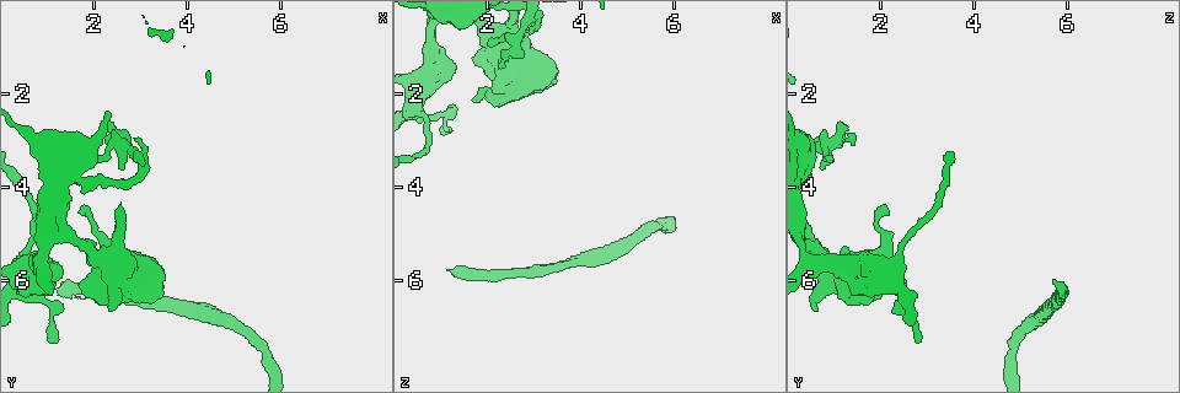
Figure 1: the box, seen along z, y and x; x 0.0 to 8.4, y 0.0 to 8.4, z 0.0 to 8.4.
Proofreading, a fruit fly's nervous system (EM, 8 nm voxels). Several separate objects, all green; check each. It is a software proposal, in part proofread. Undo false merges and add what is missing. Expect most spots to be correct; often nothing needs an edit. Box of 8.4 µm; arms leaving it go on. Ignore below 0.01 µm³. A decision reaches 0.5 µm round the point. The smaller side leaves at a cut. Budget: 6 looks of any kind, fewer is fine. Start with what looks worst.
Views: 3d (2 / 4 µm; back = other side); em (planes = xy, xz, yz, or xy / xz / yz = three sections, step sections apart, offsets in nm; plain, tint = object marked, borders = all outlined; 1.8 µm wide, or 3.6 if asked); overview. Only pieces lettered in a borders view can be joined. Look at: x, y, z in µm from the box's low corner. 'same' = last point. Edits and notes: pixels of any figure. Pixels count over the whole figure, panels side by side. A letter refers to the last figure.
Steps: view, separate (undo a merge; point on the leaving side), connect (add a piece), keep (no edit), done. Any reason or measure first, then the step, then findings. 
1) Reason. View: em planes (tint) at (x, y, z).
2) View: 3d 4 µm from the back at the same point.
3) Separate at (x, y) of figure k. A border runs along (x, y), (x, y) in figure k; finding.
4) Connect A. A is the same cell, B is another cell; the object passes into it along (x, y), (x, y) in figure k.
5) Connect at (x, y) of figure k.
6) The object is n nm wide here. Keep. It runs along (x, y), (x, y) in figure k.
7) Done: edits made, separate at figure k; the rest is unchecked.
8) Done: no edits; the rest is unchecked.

End of a long branch. View: em xy step 4 (borders) at (1.20, 6.20, 5.80).

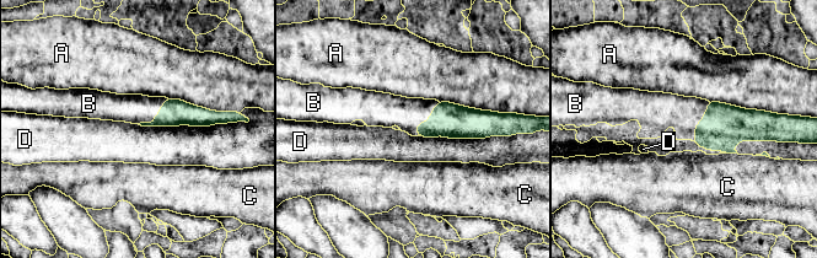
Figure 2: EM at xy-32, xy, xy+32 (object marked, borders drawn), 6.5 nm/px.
Connect B. B is the same cell, A, C and D are other cells; the object passes into it along (724, 125), (699, 123), (664, 111) in figure 2; the neuron continues.

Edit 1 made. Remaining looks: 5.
View: 3d 2 µm at (2.60, 3.10, 0.85).

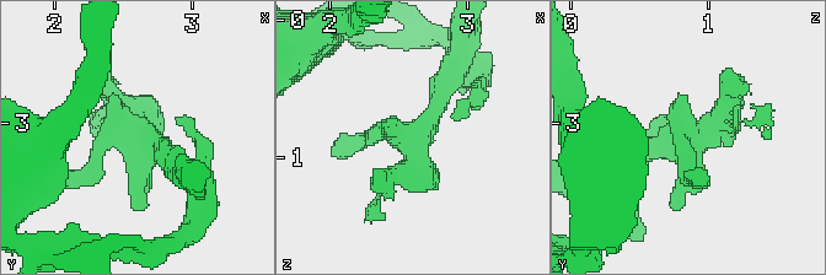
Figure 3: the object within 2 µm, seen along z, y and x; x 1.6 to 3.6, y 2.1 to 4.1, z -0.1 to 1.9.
View: em planes (tint) at (2.60, 3.08, 0.84).

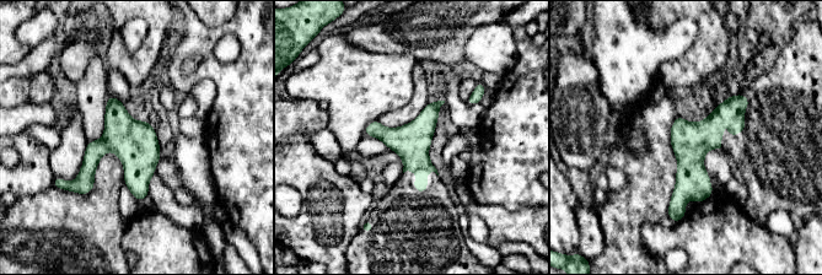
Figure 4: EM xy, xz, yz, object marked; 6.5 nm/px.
View: em planes (borders) at the same point.

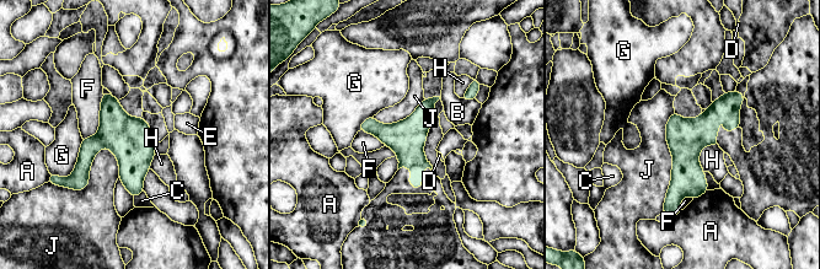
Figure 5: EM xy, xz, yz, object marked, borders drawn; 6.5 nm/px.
The object is 240 nm wide here. Keep. A, B, C, D, E, F, G, H and J are other cells; it runs along (735, 93), (686, 143), (676, 208) in figure 5; continuous, no second neuron.

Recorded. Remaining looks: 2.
Free end. View: em planes (borders) at (2.30, 6.70, 0.70).

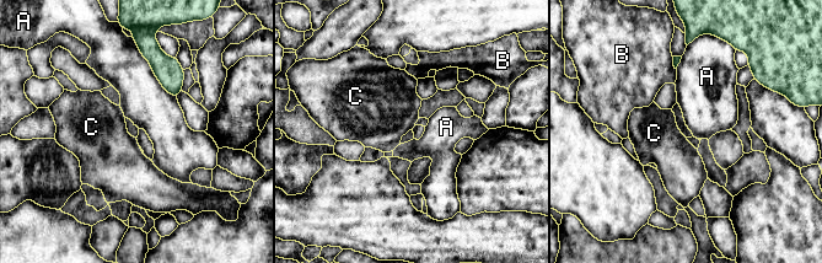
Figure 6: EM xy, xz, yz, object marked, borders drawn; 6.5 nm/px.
The longest contact is with A, 420 nm. Keep. A, B and C are other cells; a border runs along (138, 49), (157, 81), (176, 98) in figure 6; none of them fits.

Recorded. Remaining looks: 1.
Done: edits made, connect at figure 2; the rest is unchecked.

